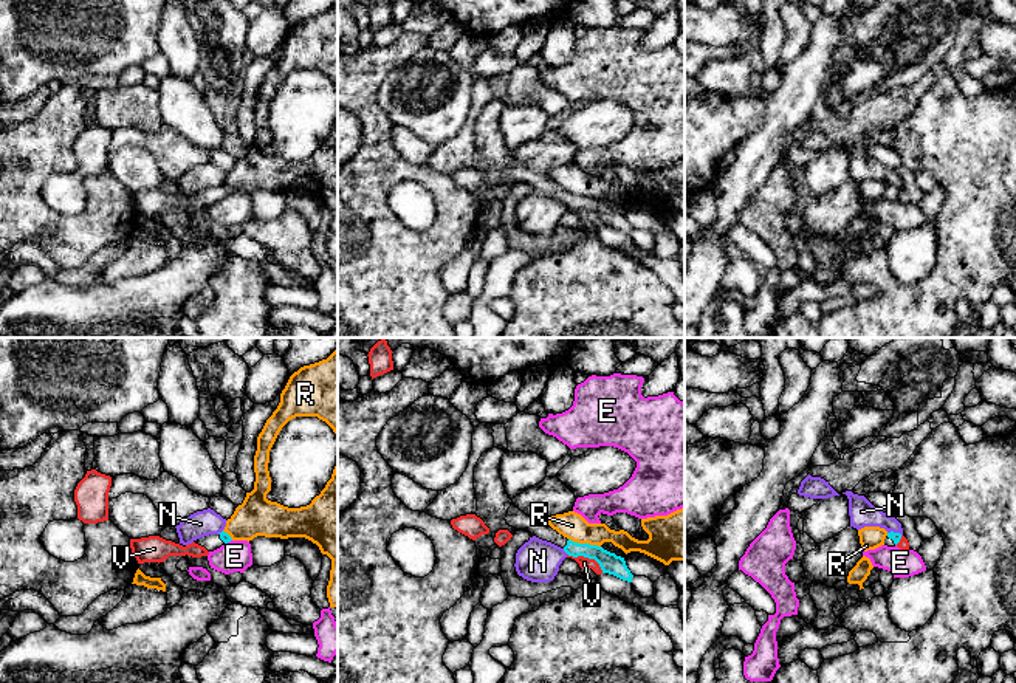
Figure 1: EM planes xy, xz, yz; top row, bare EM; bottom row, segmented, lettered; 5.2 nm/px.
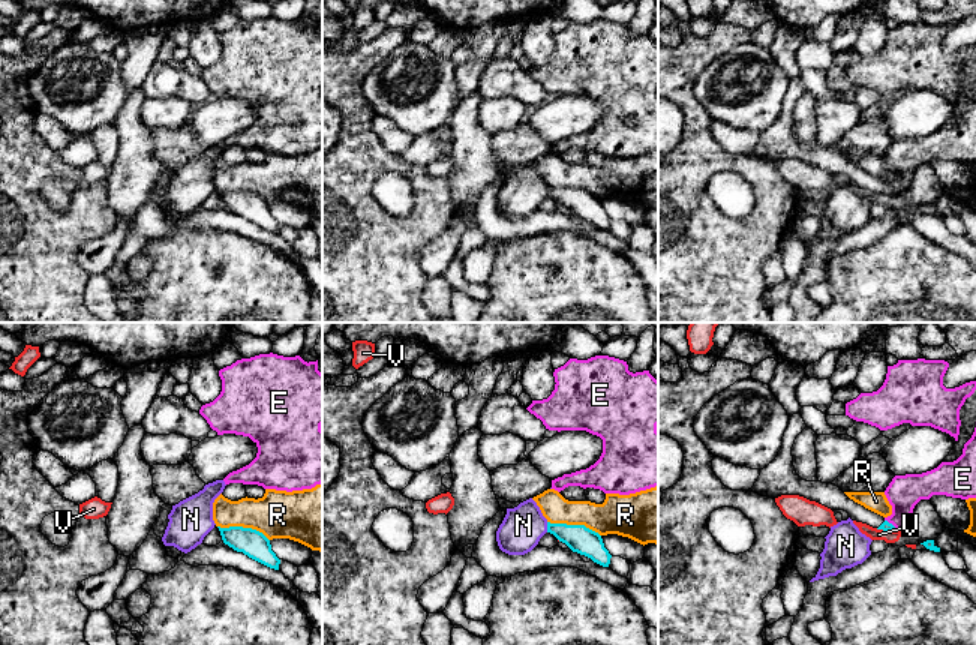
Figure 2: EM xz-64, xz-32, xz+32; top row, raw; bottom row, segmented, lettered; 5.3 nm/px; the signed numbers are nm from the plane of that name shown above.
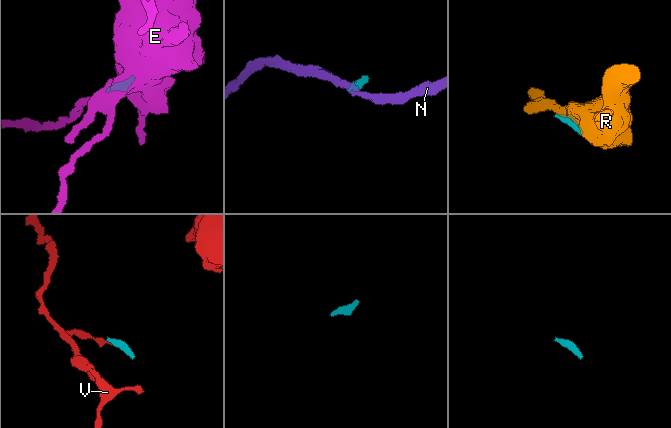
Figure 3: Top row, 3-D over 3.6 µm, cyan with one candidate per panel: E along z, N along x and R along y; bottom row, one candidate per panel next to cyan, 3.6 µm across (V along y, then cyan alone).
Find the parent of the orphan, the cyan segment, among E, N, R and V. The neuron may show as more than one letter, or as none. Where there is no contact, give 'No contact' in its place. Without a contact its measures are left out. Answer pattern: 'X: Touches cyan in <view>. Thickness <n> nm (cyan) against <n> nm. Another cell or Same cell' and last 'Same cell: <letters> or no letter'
E: Touches cyan in xy. Thickness 50 nm (cyan) against 160 nm. Another cell
N: Touches cyan in xz. Thickness 110 nm (cyan) against 220 nm. Another cell
R: Touches cyan in xz. Thickness 110 nm (cyan) against 140 nm. Another cell
V: Touches cyan in xz. Thickness 110 nm (cyan) against 60 nm. Another cell
Same cell: no letter

